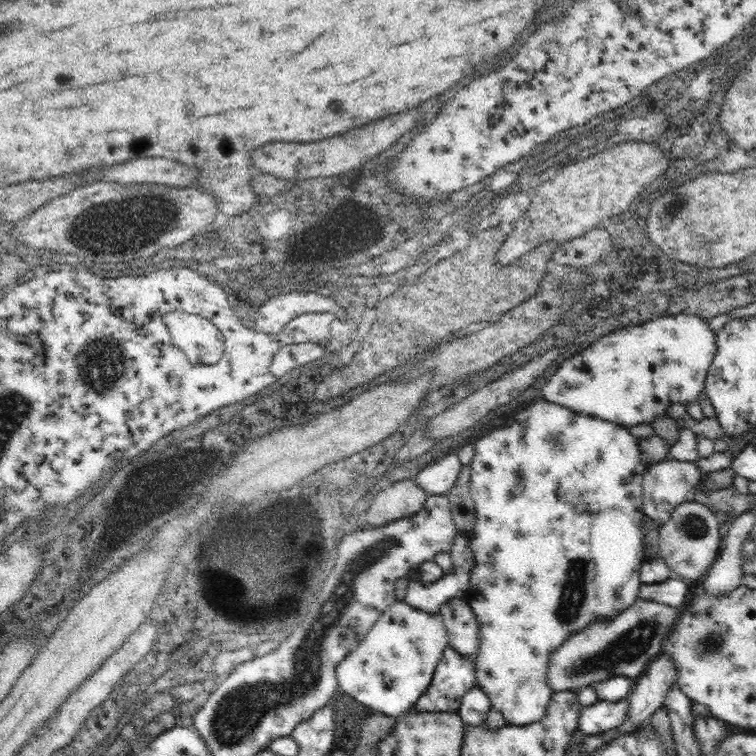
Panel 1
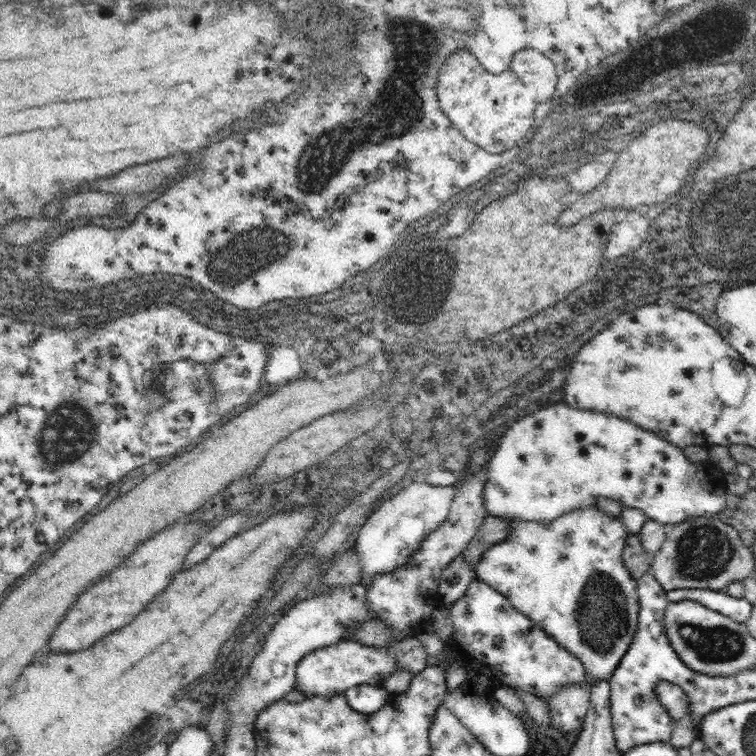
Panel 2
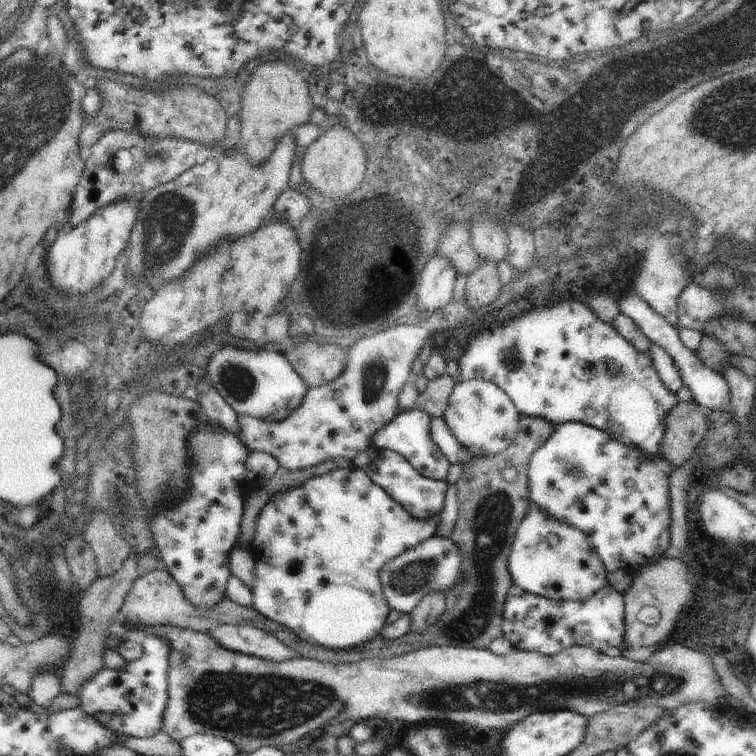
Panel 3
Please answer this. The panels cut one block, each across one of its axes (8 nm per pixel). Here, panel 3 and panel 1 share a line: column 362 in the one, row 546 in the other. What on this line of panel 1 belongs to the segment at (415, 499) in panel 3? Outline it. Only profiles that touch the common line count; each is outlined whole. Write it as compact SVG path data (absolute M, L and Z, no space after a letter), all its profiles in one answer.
M456 534L456 542L452 544L452 570L444 574L440 582L424 584L418 580L410 580L406 602L428 614L440 614L440 606L446 600L460 598L470 588L470 572L474 568L474 554L470 550L470 534Z

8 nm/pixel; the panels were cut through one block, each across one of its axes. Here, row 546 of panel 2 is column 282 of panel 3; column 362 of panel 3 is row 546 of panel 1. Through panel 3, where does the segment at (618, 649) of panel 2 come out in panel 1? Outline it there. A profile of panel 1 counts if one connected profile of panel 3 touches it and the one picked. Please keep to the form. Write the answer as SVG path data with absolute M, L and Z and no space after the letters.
M536 402L526 410L518 412L508 424L496 428L496 432L488 432L488 436L480 436L474 444L474 460L472 460L472 500L476 506L476 522L470 538L470 550L474 554L474 568L470 572L470 588L464 592L468 604L472 606L478 624L480 624L480 648L476 658L476 684L490 698L494 710L500 710L508 722L508 726L526 726L540 722L548 706L552 702L554 692L548 686L548 664L552 652L556 652L572 634L582 632L586 626L598 620L610 620L620 616L626 608L640 598L640 580L642 564L646 562L644 552L644 504L642 504L642 482L648 466L644 464L638 438L630 434L628 428L606 422L588 414L576 414L564 406L552 402Z

